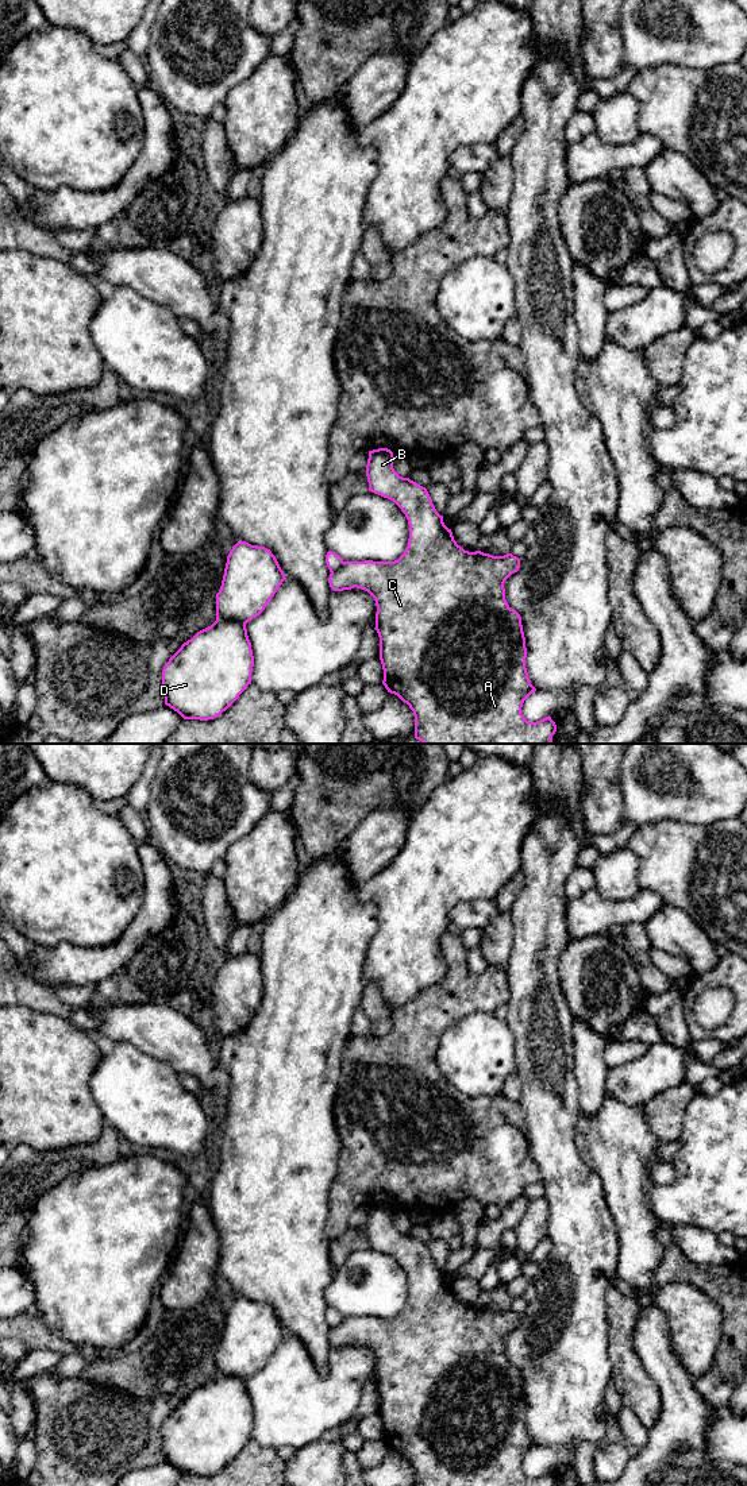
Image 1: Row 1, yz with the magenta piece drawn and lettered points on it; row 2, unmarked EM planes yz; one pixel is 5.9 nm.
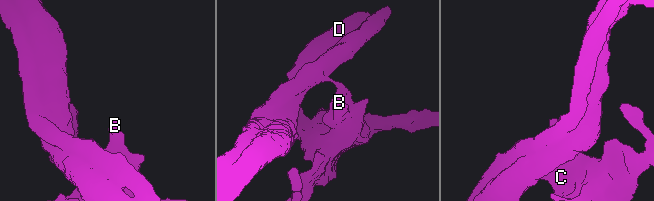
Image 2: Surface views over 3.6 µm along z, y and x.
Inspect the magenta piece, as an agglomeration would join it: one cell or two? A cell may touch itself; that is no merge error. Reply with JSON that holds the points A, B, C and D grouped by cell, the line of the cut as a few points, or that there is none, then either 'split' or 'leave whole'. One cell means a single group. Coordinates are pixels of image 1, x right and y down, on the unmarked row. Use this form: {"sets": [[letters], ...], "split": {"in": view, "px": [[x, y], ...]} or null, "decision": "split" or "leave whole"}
{"sets": [["A", "B", "C"], ["D"]], "split": {"in": "yz", "px": [[345, 1317], [331, 1328]]}, "decision": "split"}

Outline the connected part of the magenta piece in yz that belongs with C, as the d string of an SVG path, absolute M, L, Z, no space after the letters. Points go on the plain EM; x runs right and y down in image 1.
M388 1204L369 1207L366 1220L369 1247L393 1257L405 1270L409 1294L404 1309L394 1317L344 1317L328 1333L331 1346L354 1343L367 1347L376 1356L376 1386L380 1393L382 1440L397 1451L415 1471L415 1486L557 1486L551 1473L530 1478L521 1470L524 1456L536 1447L525 1424L525 1393L520 1370L505 1355L505 1336L520 1324L512 1309L493 1312L465 1306L454 1296L426 1243L400 1232Z

